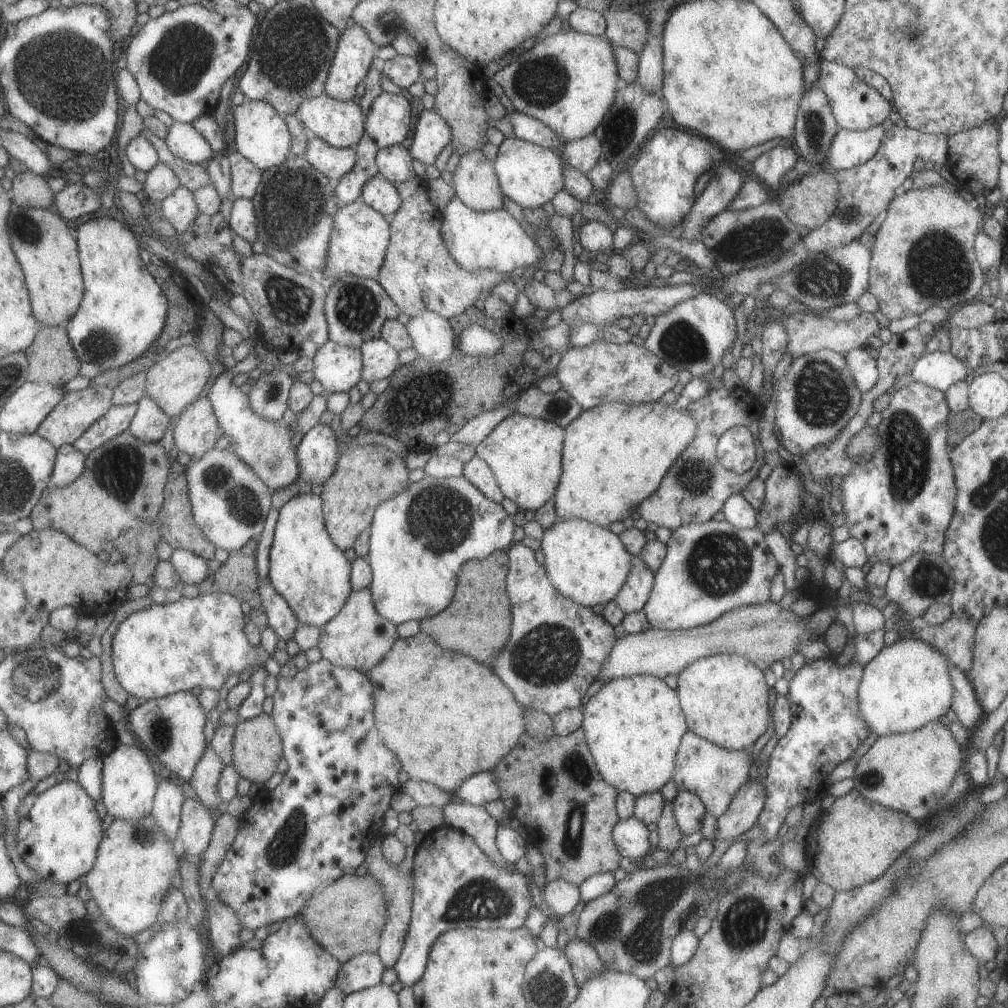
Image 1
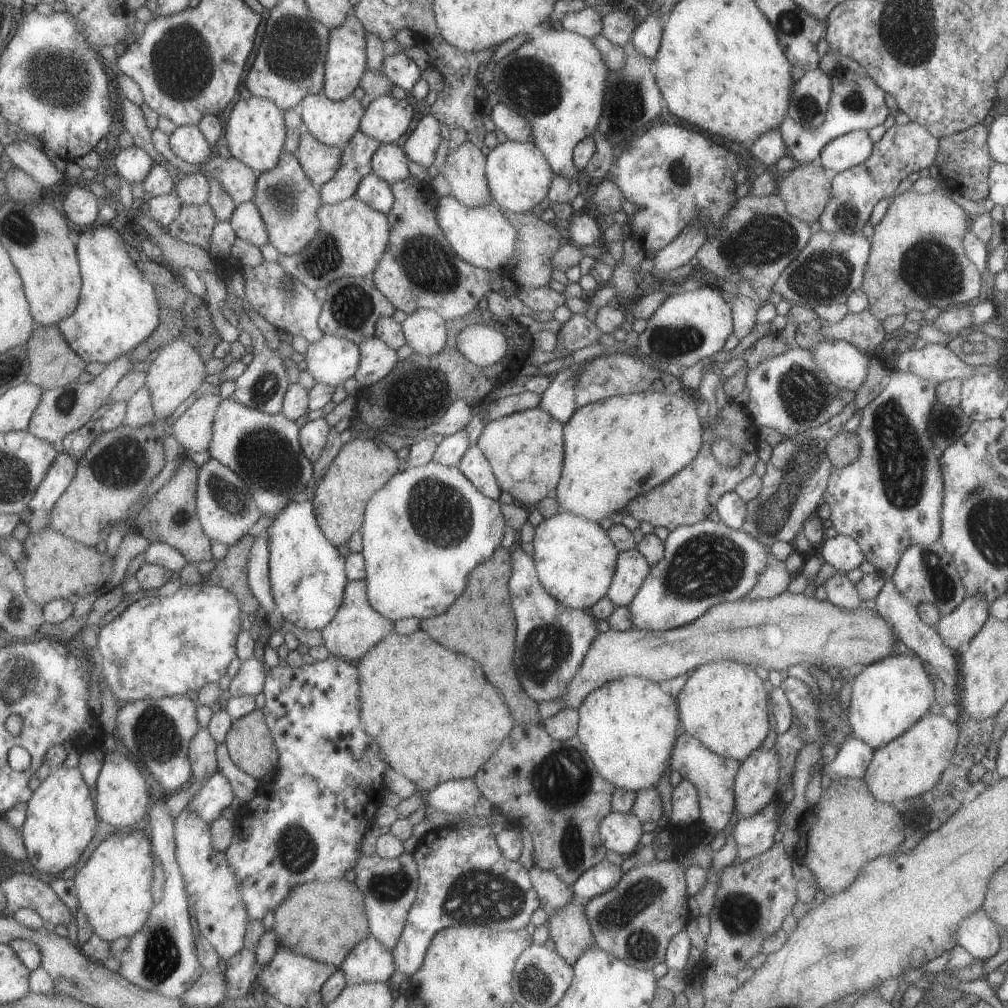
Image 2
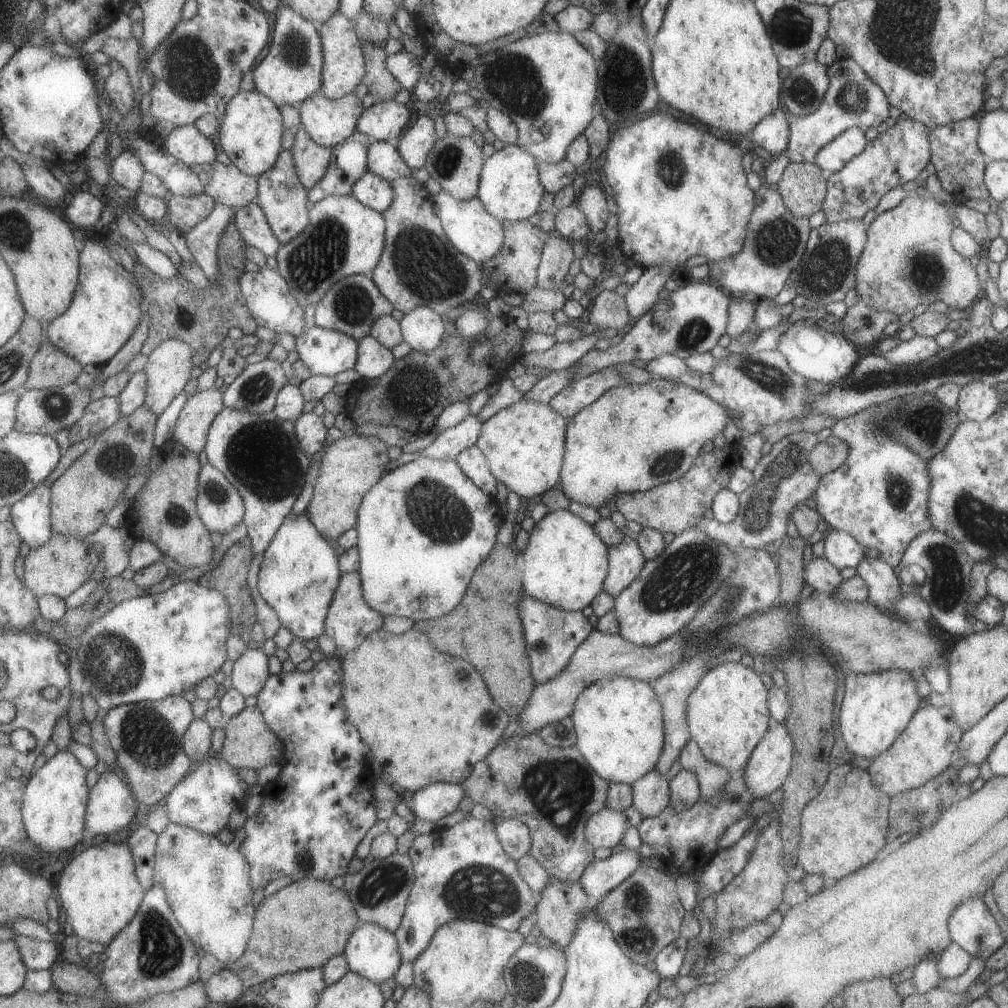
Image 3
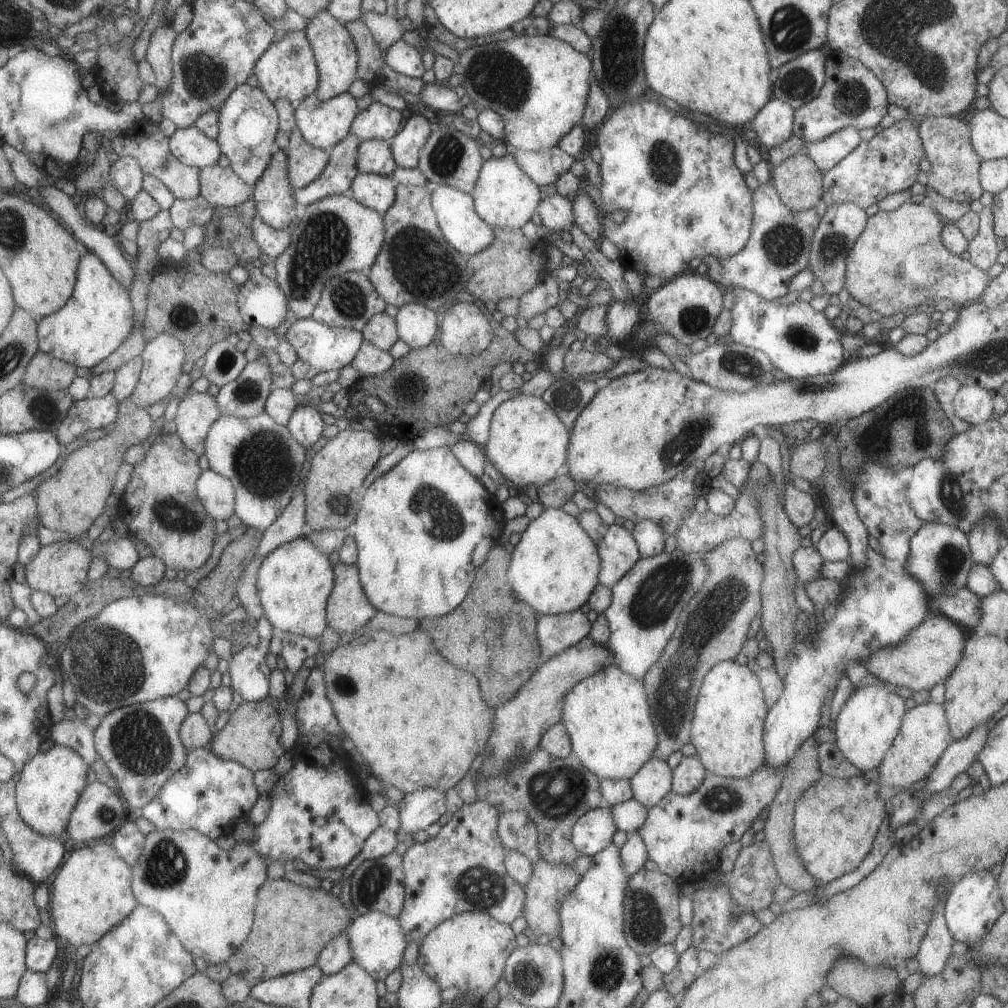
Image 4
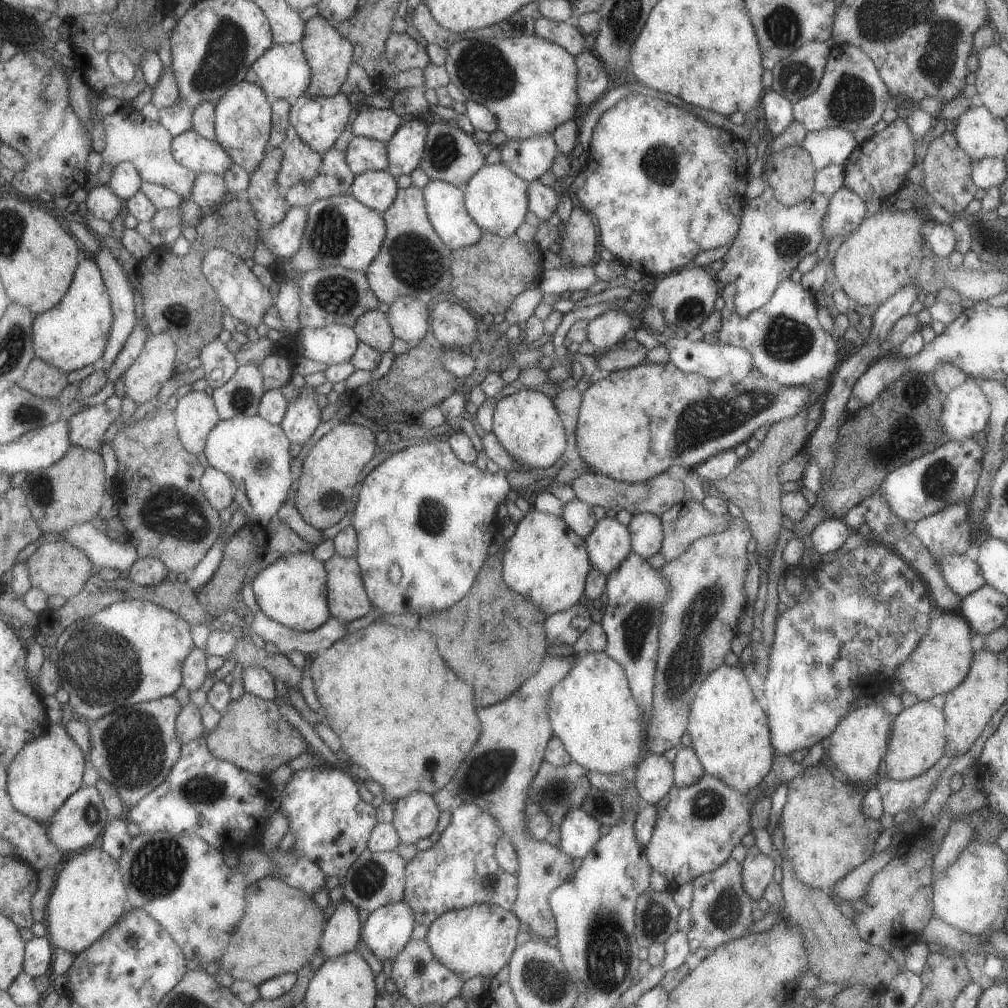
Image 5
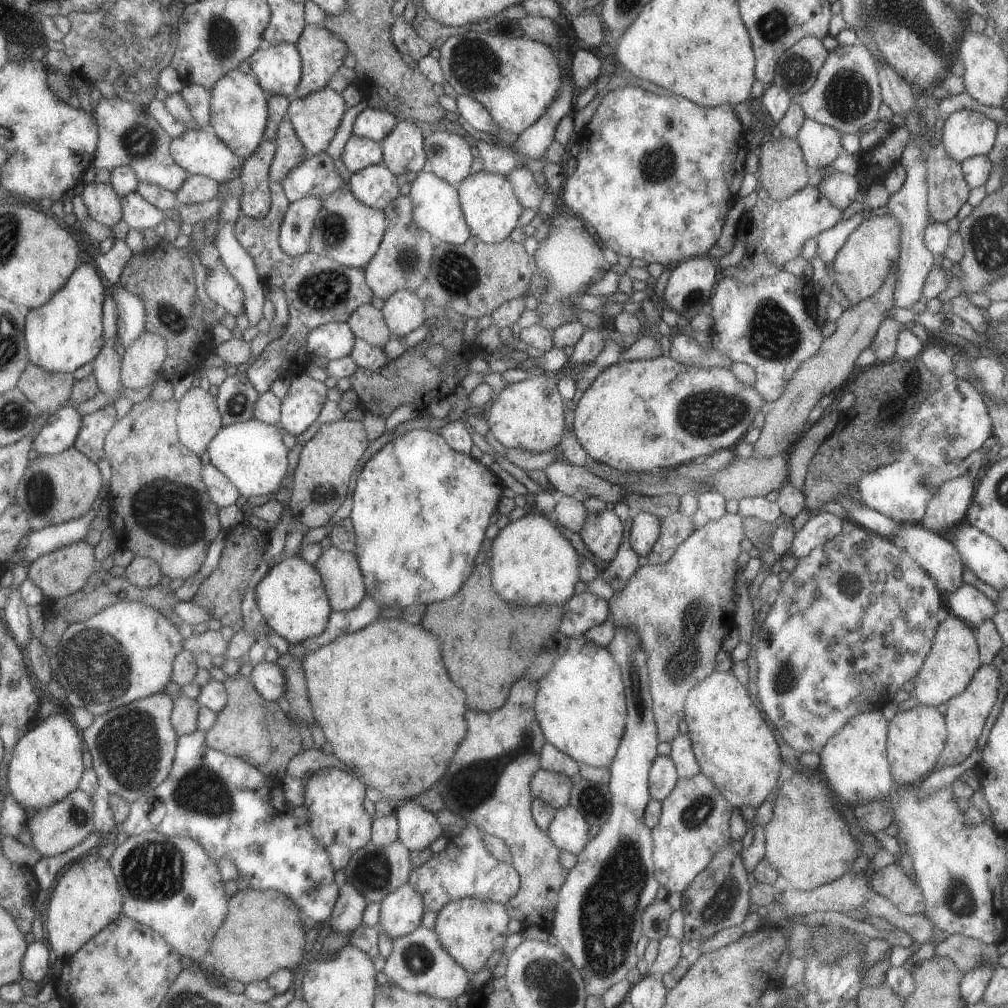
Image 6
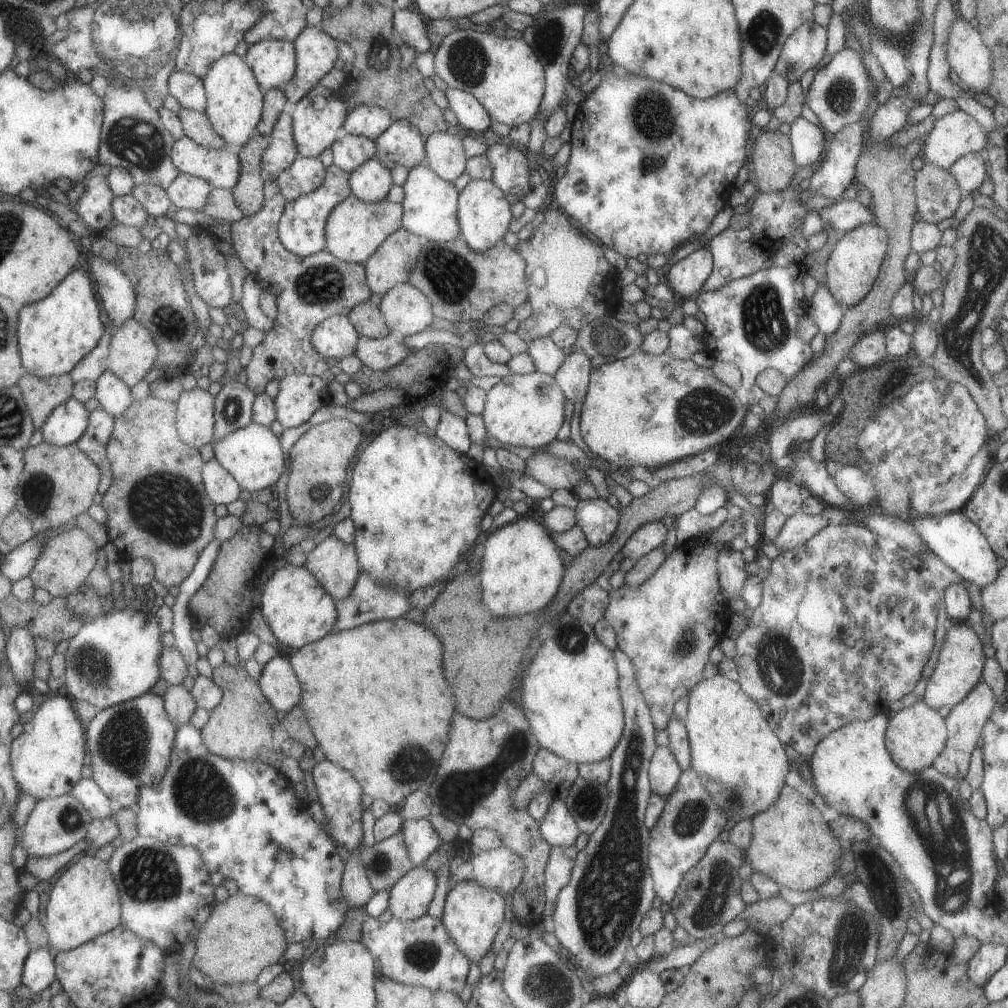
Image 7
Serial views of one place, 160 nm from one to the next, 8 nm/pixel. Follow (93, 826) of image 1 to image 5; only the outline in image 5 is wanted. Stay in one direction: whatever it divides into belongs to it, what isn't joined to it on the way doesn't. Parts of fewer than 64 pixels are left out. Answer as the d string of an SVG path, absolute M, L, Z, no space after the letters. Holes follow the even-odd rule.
M52 724L47 733L25 745L10 766L8 791L17 810L48 825L69 798L84 786L85 762L86 754L73 740L65 725Z

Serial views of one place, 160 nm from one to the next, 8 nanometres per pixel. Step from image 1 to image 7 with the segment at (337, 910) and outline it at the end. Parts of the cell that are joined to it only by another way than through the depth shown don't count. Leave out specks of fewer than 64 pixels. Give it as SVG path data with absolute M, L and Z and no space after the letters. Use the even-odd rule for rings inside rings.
M241 892L229 896L215 907L213 916L209 918L204 930L195 941L197 952L194 956L193 965L211 978L214 985L217 983L224 985L227 983L231 985L235 983L257 983L263 970L285 960L285 948L289 943L273 907L269 906L269 903L263 899Z

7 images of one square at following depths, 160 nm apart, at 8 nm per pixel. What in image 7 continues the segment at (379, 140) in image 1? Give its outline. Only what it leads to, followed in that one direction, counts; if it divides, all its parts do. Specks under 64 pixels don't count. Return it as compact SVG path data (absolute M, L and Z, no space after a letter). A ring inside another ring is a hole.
M357 105L348 111L341 133L363 135L375 140L389 128L392 122L393 118L391 115L381 107Z

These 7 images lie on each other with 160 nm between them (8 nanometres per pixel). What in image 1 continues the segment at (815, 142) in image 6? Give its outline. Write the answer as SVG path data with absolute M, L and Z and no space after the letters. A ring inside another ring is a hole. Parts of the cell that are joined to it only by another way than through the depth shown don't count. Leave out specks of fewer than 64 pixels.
M880 125L865 131L839 129L831 140L825 167L832 171L839 171L864 164L877 151L883 132Z

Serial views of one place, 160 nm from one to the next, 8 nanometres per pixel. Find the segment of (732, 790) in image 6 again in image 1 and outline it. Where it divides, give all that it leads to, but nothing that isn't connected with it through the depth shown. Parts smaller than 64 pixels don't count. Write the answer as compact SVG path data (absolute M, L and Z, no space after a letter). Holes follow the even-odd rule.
M715 654L699 658L677 675L676 694L687 731L725 750L751 748L767 730L770 711L768 687L762 671L747 658Z

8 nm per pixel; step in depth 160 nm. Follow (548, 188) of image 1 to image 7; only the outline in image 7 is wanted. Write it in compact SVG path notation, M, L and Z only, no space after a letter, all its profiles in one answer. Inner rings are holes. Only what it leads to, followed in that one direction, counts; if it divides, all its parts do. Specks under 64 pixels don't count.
M471 179L461 188L458 196L456 217L460 228L459 238L463 239L470 249L478 253L492 247L508 230L513 218L509 209L510 205L505 195L491 179Z

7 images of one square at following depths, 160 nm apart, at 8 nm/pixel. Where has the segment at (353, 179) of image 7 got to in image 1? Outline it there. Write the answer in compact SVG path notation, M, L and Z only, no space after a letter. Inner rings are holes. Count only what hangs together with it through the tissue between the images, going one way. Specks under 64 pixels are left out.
M379 173L361 188L359 199L380 213L388 222L392 220L401 205L401 198L396 188L384 180Z

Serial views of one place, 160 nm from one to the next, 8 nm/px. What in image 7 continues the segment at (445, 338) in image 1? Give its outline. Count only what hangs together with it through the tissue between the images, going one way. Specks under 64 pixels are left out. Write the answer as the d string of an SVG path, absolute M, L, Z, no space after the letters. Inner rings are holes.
M397 283L382 297L381 311L389 332L405 337L429 329L434 315L425 295L407 283Z

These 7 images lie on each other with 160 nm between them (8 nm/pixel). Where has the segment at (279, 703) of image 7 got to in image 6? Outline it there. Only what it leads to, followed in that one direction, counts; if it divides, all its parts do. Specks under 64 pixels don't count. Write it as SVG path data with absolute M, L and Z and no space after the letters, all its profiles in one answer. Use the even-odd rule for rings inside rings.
M263 660L253 665L250 677L259 693L269 701L277 702L285 696L285 673L279 663Z

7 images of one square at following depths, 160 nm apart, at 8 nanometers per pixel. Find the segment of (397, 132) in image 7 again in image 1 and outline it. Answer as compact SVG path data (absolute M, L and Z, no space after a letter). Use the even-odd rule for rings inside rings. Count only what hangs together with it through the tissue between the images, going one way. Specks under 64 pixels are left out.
M432 109L423 110L417 118L409 155L423 163L433 165L442 149L451 143L451 130Z

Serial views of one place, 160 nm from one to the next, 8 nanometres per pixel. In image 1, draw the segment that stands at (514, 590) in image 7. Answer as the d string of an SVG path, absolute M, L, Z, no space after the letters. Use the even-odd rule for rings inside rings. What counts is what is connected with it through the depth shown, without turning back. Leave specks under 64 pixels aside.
M565 518L543 529L540 541L545 557L543 568L552 588L577 605L592 607L613 601L627 578L632 555L607 527L577 518Z

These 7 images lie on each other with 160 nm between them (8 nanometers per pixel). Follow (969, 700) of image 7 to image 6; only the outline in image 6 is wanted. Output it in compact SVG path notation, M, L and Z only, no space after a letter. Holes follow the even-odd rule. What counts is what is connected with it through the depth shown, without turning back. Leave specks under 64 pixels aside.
M993 663L981 665L971 677L969 684L955 696L952 696L946 703L947 708L944 712L946 724L946 741L943 750L938 754L937 767L950 767L955 765L971 754L975 749L977 737L983 730L983 724L989 710L993 708L997 700L997 688L1000 685L1000 674L997 666Z

